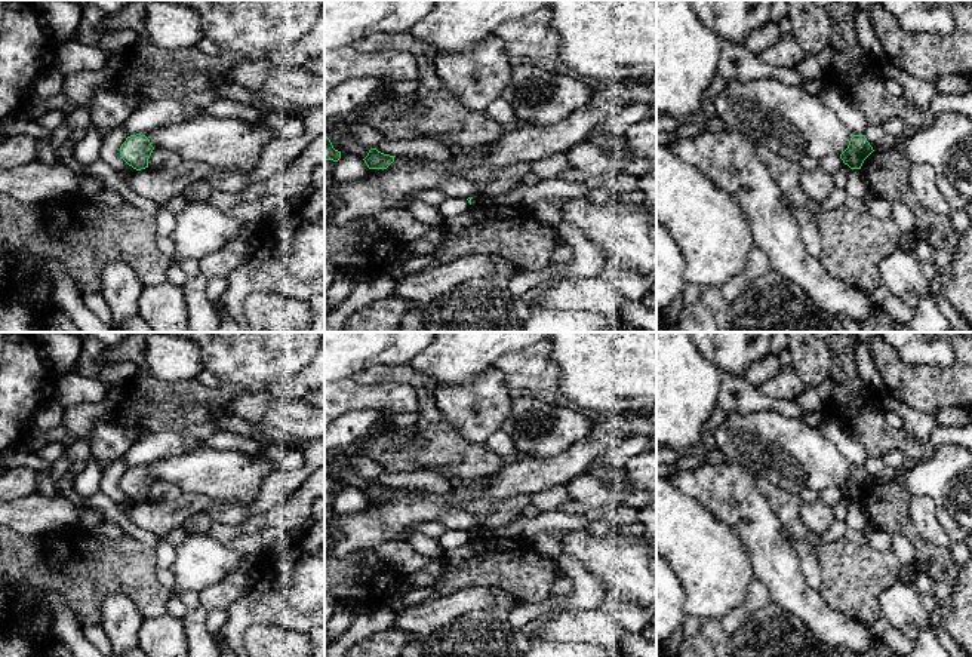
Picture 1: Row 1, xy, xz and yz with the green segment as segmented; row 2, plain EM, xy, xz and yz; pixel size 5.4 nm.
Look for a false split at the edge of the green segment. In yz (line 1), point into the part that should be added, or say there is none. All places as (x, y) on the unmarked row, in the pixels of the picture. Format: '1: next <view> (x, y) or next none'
1: next none

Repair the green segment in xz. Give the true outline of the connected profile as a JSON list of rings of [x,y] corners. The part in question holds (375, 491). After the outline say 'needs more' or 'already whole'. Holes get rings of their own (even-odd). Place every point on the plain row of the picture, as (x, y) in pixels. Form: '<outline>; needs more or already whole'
[[[370,481],[367,488],[363,491],[369,501],[387,501],[396,488],[384,486],[376,481]]]; already whole

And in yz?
[[[853,467],[848,481],[840,486],[840,491],[850,501],[861,501],[864,492],[873,485],[873,479],[864,467]]]; already whole

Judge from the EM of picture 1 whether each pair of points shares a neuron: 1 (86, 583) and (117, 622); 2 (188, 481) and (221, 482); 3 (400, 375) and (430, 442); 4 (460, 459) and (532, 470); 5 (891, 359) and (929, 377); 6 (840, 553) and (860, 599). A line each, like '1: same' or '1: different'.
1: different
2: same
3: same
4: different
5: same
6: same

